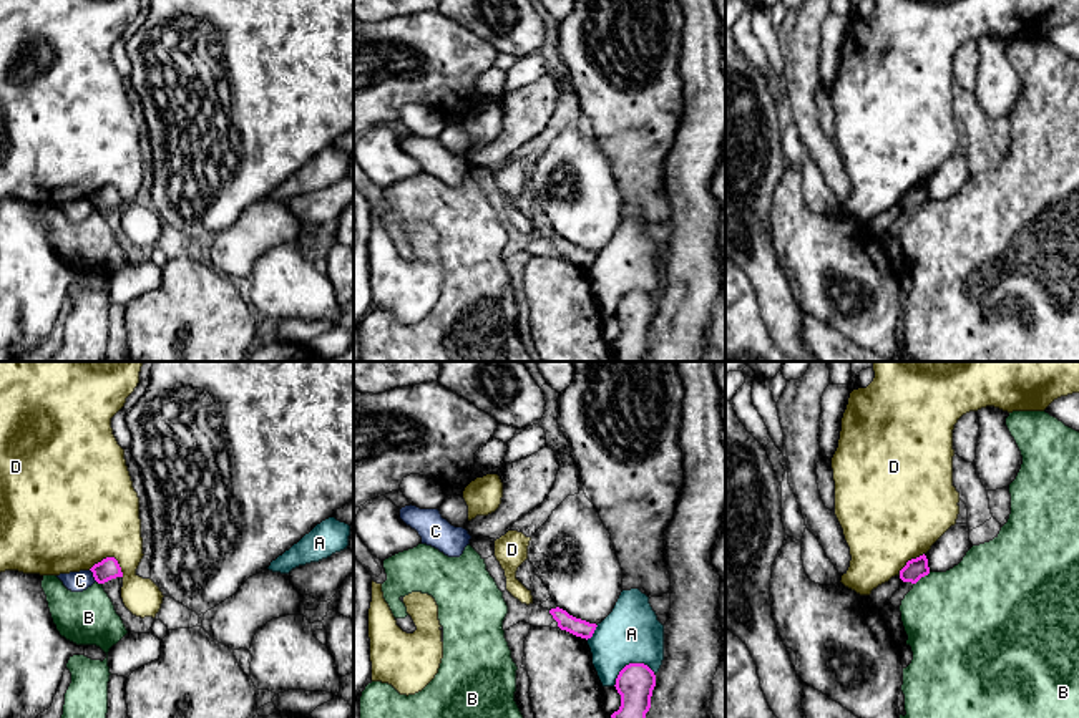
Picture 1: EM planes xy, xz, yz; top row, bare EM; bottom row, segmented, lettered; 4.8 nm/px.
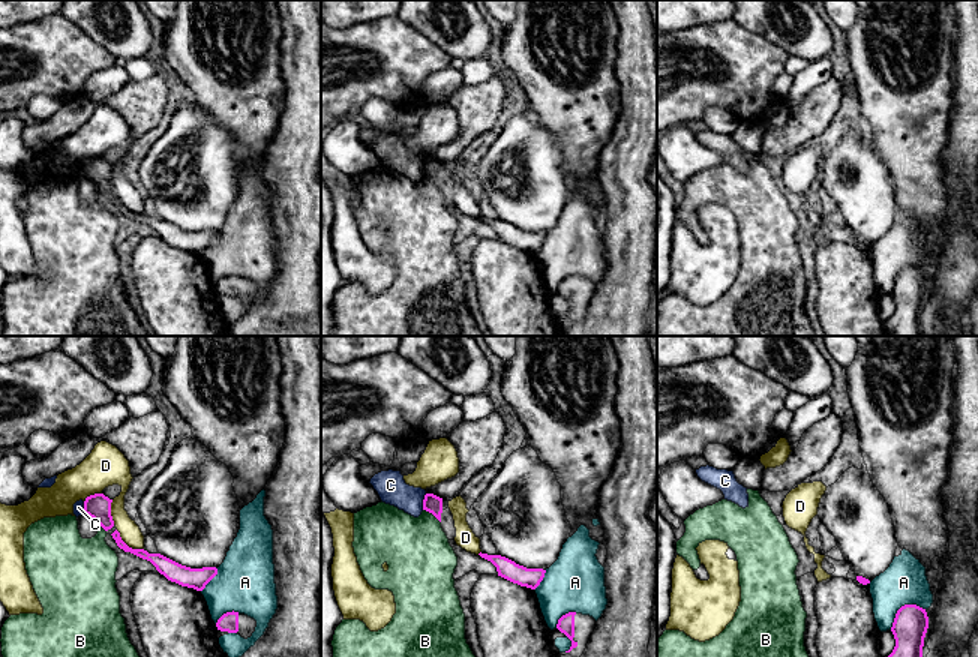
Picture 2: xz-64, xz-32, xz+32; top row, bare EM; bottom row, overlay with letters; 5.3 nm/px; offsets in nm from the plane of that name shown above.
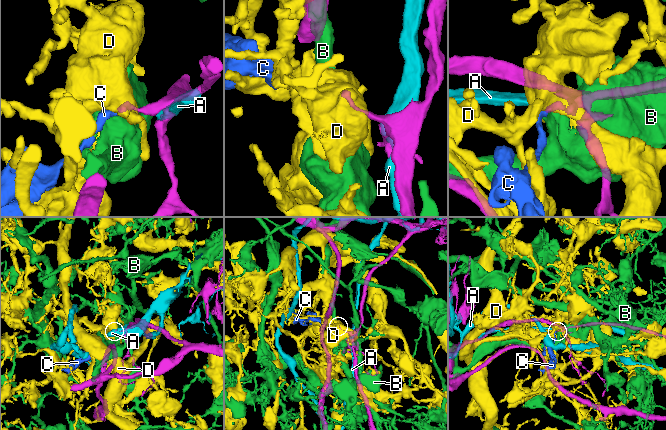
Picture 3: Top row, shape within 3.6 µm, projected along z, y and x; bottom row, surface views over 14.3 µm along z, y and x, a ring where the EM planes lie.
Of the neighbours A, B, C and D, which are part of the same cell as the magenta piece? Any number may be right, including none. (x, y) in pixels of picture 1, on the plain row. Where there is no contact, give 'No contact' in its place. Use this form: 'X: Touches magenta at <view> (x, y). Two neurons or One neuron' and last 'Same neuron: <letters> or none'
A: Touches magenta at xz (629, 292). Two neurons
B: Touches magenta at yz (922, 204). Two neurons
C: Touches magenta at xy (93, 204). Two neurons
D: Touches magenta at xy (110, 186). Two neurons
Same neuron: none

